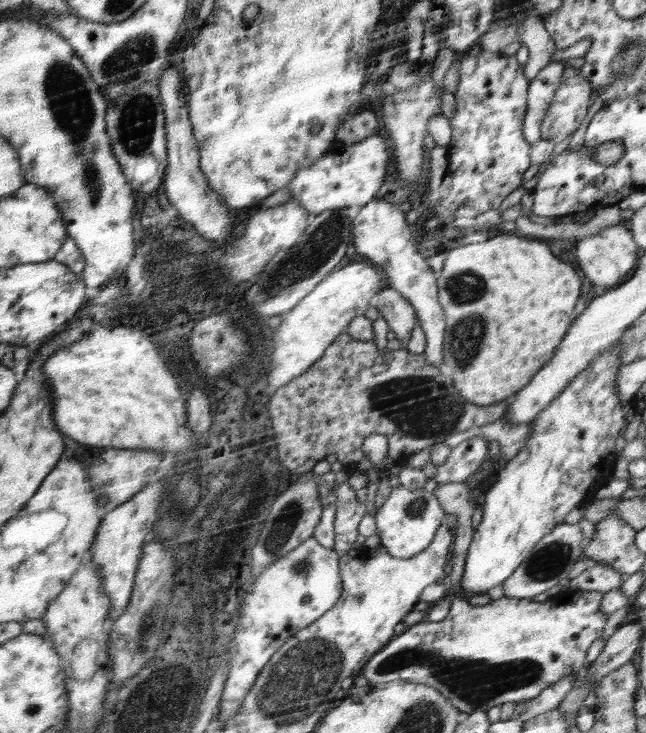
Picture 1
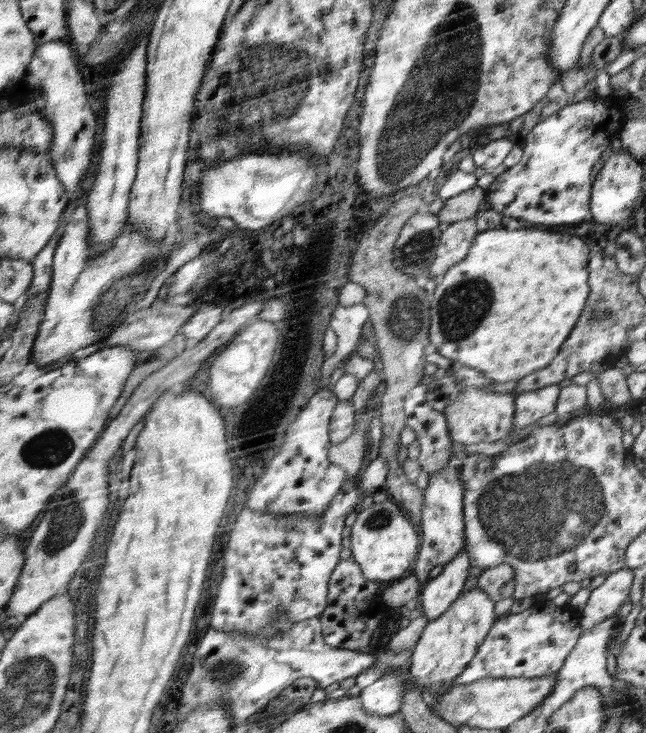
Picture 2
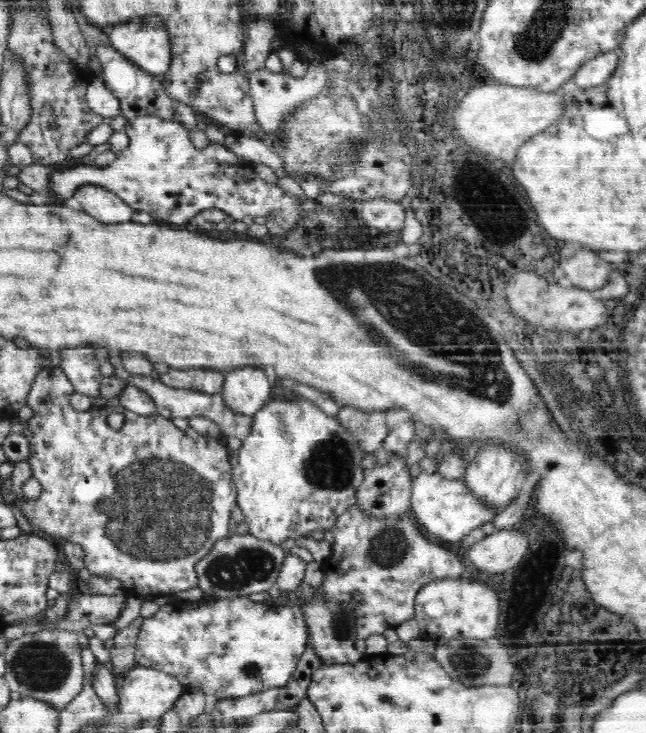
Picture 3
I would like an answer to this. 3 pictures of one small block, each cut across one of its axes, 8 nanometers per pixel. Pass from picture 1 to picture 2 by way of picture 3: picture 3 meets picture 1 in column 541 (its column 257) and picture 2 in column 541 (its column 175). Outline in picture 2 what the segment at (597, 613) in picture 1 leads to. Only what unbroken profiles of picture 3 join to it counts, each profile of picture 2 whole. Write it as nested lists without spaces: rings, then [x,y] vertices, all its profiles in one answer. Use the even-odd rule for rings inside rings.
[[[540,600],[517,614],[506,612],[494,622],[474,660],[452,680],[452,686],[474,683],[484,677],[540,678],[560,671],[583,634],[580,619],[581,612],[570,604],[556,606],[551,600]]]

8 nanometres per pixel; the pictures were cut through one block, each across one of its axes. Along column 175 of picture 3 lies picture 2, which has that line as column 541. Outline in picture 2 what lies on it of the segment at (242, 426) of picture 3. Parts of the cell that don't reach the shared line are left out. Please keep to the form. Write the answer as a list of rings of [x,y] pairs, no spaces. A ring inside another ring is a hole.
[[[552,384],[533,392],[522,392],[515,396],[515,413],[512,429],[504,440],[467,444],[468,455],[484,454],[489,457],[498,455],[512,444],[526,437],[537,425],[555,423],[561,415],[556,411],[560,386]]]

